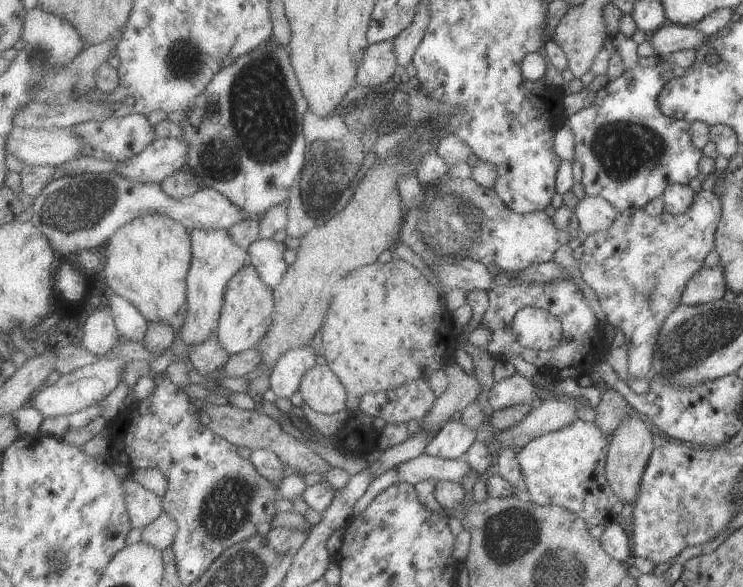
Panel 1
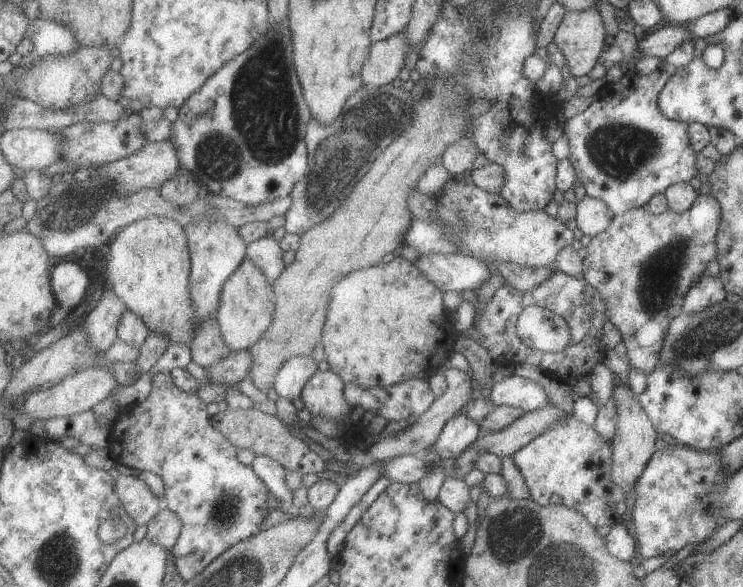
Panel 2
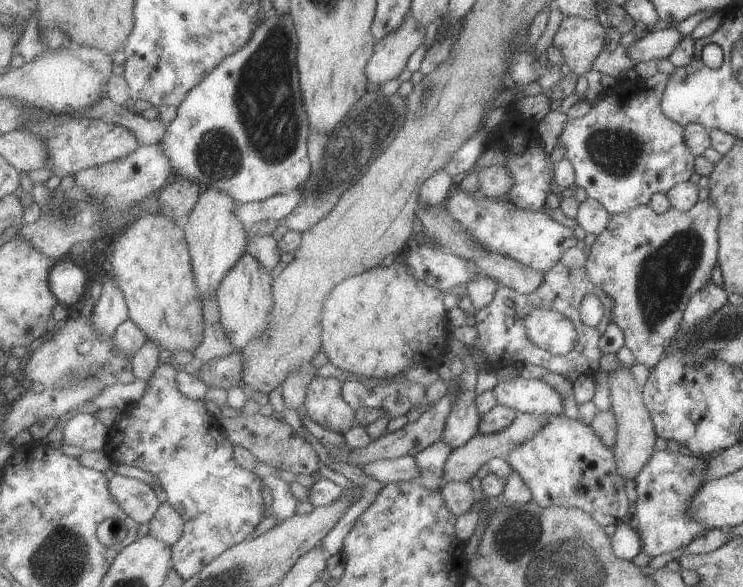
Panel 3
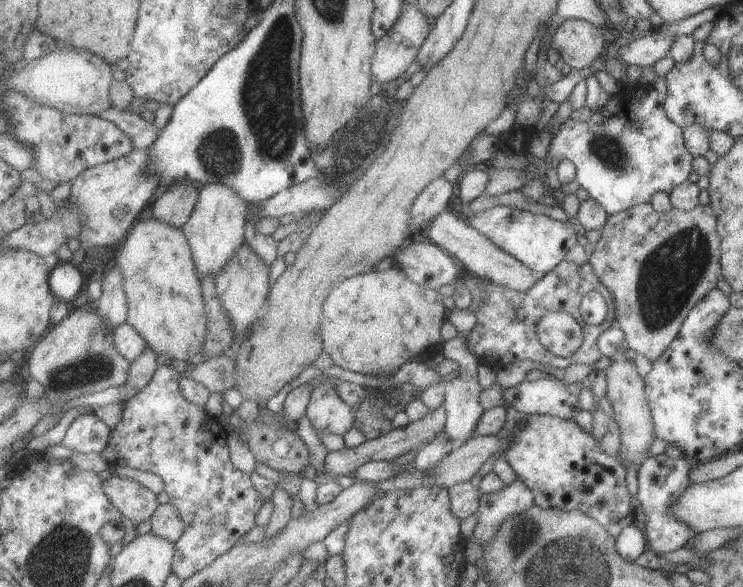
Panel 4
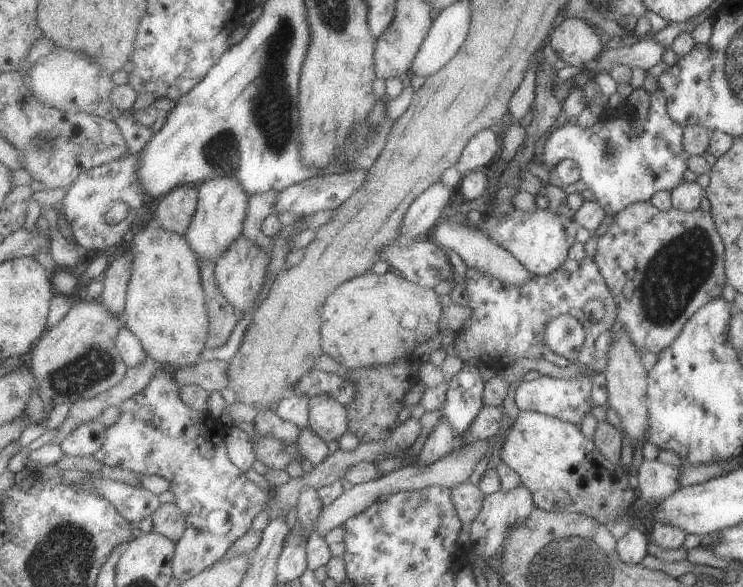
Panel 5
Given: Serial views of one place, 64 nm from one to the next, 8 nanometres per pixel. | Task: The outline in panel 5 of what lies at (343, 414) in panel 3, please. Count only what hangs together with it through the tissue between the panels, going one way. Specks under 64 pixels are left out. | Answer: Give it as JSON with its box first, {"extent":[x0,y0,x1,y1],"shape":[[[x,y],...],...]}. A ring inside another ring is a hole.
{"extent":[310,393,349,441],"shape":[[[329,393],[311,397],[310,427],[323,440],[337,441],[349,430],[348,408]]]}

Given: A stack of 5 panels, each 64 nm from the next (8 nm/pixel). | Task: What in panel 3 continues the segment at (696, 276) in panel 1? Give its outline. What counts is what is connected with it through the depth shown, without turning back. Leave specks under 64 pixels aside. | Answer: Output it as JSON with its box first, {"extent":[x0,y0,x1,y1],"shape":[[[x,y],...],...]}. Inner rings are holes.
{"extent":[680,282,727,333],"shape":[[[711,282],[707,283],[690,296],[680,320],[680,330],[683,333],[693,331],[696,325],[709,318],[725,304],[727,304],[727,293],[724,288]]]}

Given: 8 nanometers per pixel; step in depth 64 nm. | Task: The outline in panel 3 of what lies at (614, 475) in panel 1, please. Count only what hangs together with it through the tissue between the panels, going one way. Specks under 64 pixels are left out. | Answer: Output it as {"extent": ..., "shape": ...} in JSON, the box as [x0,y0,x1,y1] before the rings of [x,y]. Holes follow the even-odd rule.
{"extent":[608,367,656,479],"shape":[[[616,367],[608,374],[609,400],[616,420],[616,439],[612,452],[616,457],[617,472],[625,479],[634,479],[644,468],[648,458],[655,452],[653,443],[656,439],[654,426],[645,408],[642,390],[637,386],[629,367]]]}

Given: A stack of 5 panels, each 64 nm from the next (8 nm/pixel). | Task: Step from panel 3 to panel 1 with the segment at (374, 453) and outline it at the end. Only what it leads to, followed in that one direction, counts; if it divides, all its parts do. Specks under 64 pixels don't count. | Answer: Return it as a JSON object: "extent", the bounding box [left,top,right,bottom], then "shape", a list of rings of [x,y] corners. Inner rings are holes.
{"extent":[420,364,482,439],"shape":[[[451,364],[445,371],[451,380],[451,386],[436,406],[433,406],[433,410],[425,416],[425,420],[420,422],[421,429],[425,430],[422,426],[427,426],[427,432],[433,436],[433,439],[441,431],[441,424],[445,424],[450,418],[453,418],[455,412],[462,412],[468,408],[477,400],[477,396],[481,392],[479,385],[482,384],[475,380],[474,375],[469,376],[463,368]]]}

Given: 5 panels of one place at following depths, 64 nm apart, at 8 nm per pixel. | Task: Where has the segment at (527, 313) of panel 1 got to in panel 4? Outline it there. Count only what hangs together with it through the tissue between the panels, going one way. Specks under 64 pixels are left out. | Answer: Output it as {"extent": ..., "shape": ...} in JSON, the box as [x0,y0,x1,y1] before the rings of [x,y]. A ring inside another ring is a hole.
{"extent":[536,311,585,357],"shape":[[[567,311],[539,316],[536,329],[543,346],[558,357],[572,357],[585,338],[580,322]]]}

